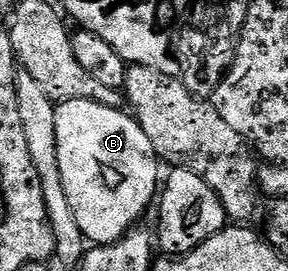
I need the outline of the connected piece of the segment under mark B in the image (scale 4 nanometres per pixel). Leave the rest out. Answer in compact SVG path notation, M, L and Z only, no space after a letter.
M65 101L56 106L55 112L57 113L57 161L61 165L61 181L65 181L65 197L69 197L69 209L73 209L73 217L77 217L77 225L81 225L81 233L88 244L115 243L142 220L139 218L146 213L147 206L150 203L152 206L156 202L157 192L161 187L161 171L159 175L161 160L156 155L153 145L149 145L149 137L145 137L139 122L126 110L117 107L106 107L93 101Z

